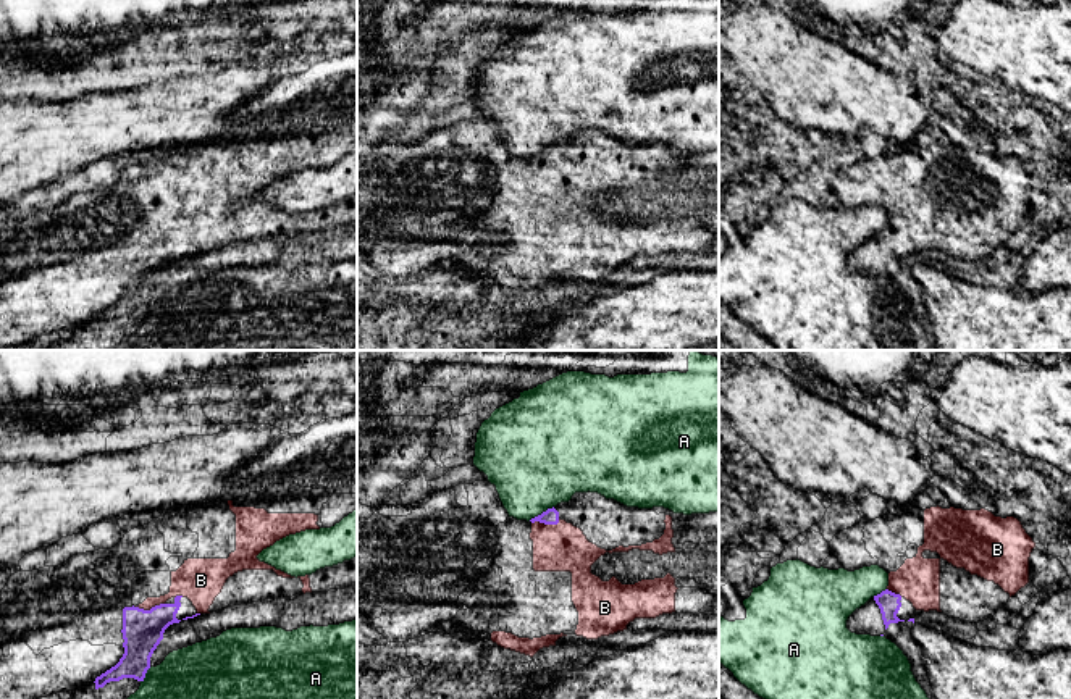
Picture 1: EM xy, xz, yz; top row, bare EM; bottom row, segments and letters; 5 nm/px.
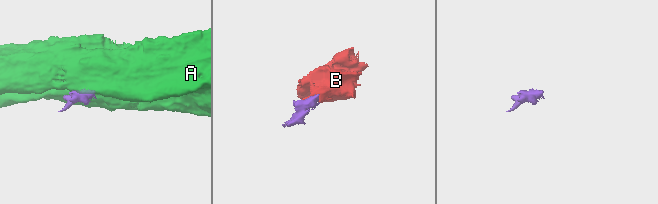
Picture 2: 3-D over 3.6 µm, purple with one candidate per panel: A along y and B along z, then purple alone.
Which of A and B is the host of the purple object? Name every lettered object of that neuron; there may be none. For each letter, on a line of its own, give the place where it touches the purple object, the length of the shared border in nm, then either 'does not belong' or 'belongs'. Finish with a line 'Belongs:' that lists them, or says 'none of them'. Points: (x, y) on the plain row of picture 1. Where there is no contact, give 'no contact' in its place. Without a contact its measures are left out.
A: xz (541, 152) | 150 nm | does not belong
B: xz (546, 162) | 150 nm | belongs
Belongs: B

